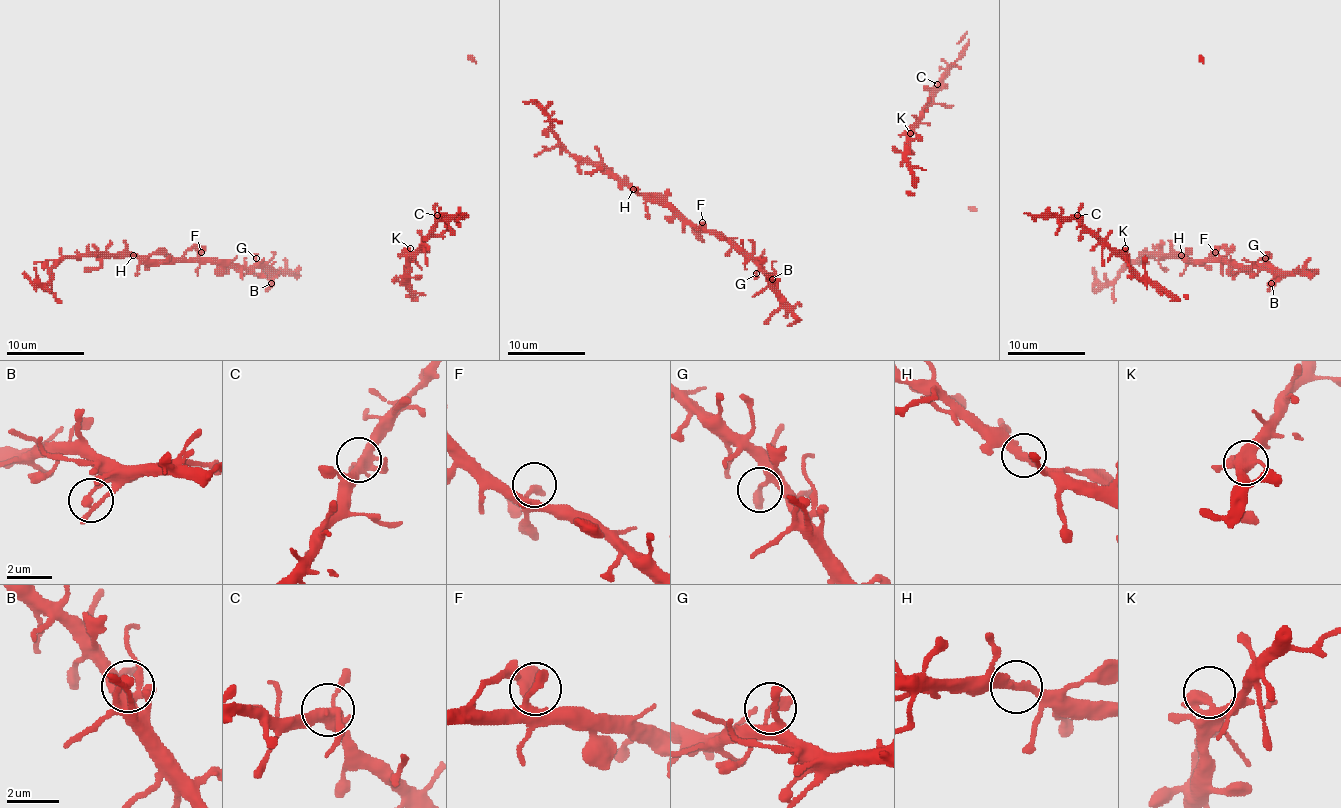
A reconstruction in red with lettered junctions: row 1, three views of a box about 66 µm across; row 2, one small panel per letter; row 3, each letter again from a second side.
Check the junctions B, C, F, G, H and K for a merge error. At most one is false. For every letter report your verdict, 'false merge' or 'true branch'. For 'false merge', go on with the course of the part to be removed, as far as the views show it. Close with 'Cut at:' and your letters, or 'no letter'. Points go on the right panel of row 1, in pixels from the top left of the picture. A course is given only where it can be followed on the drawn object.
B: true branch
C: true branch
F: true branch
G: true branch
H: true branch
K: true branch
Cut at: no letter

